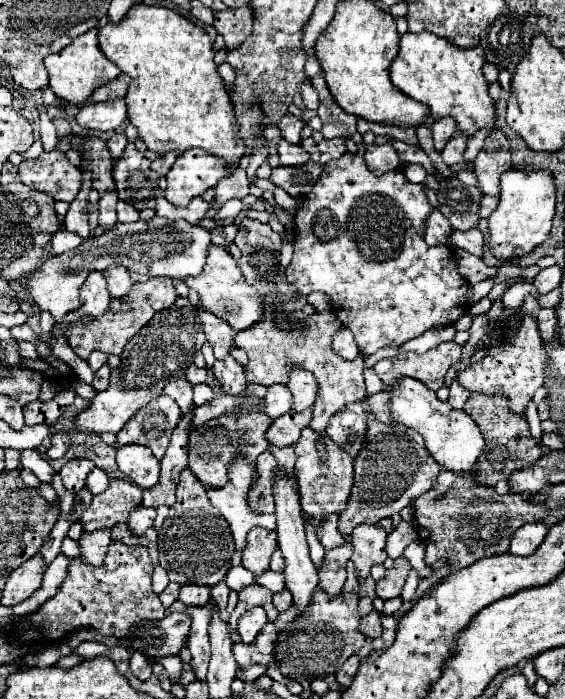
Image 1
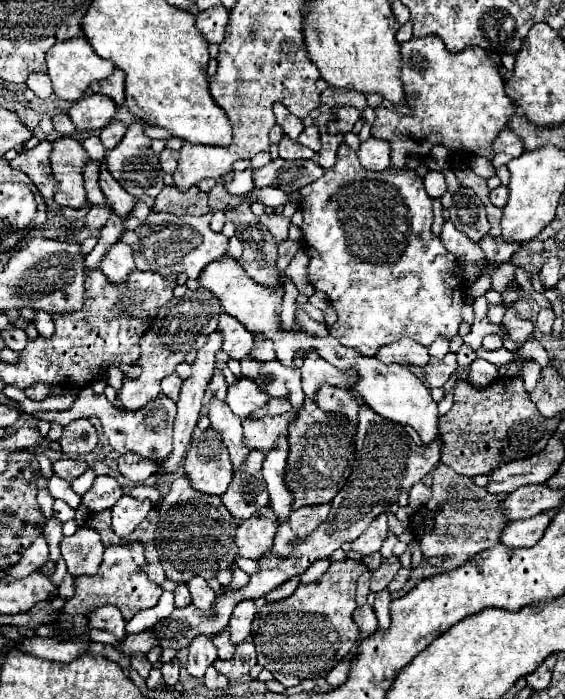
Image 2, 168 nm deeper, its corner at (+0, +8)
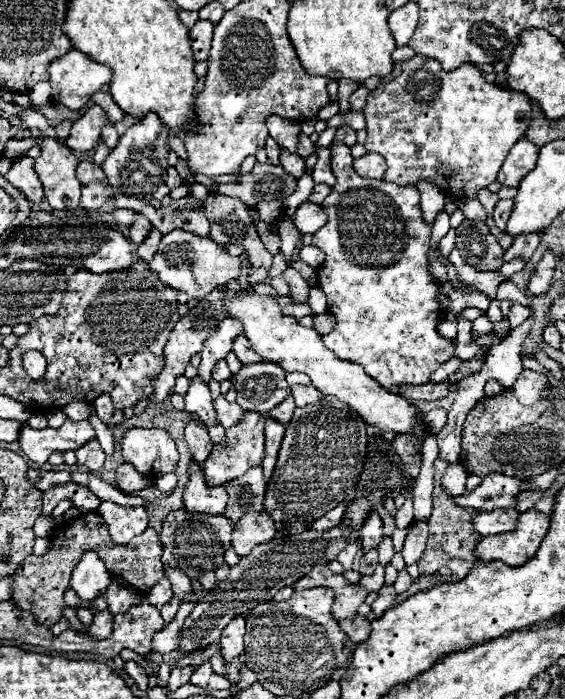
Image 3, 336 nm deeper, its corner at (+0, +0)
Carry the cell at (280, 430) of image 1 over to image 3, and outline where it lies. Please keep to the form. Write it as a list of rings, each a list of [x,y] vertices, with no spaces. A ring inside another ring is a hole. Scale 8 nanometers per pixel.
[[[244,413],[244,419],[240,419],[240,423],[226,429],[224,445],[214,443],[208,459],[202,463],[204,481],[208,483],[208,487],[226,485],[232,479],[244,475],[250,467],[260,465],[262,459],[264,459],[264,417],[260,413]]]

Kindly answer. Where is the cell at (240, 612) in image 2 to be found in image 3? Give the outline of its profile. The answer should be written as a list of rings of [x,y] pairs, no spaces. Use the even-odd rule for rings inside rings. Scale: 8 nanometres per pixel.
[[[234,617],[222,631],[220,635],[220,651],[222,651],[222,657],[224,661],[232,661],[236,659],[242,651],[244,651],[244,643],[242,643],[242,637],[244,637],[244,617]]]

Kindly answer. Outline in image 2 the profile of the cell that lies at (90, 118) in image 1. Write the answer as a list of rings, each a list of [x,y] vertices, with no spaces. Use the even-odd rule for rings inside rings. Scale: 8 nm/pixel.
[[[86,95],[72,105],[68,115],[76,129],[90,131],[106,127],[112,121],[116,109],[116,103],[106,95]]]

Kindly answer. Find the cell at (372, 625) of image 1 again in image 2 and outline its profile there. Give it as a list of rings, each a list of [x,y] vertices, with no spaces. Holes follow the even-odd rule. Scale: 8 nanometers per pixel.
[[[370,605],[358,607],[358,609],[354,611],[354,621],[356,621],[356,625],[360,627],[360,631],[364,631],[364,633],[368,633],[368,635],[376,633],[376,629],[378,629],[376,613],[374,613],[374,609],[372,609]]]

